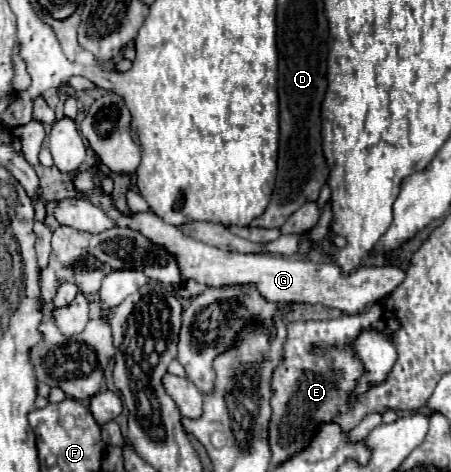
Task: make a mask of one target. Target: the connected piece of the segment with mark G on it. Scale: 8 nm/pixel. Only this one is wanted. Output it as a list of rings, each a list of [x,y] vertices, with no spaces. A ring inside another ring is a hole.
[[[80,171],[74,175],[74,185],[78,191],[86,193],[88,199],[106,209],[110,217],[116,221],[118,227],[132,227],[146,235],[152,243],[164,247],[170,251],[180,269],[184,279],[194,279],[204,285],[222,287],[222,285],[234,285],[234,283],[254,283],[258,291],[270,299],[270,301],[304,301],[304,303],[322,303],[326,307],[342,309],[344,313],[360,313],[380,299],[386,299],[406,277],[406,273],[396,265],[382,265],[382,267],[358,267],[350,271],[348,275],[342,275],[340,267],[332,261],[326,263],[312,263],[312,261],[298,261],[298,259],[284,259],[276,255],[258,255],[258,253],[232,253],[232,251],[220,251],[218,247],[200,243],[196,239],[190,239],[182,235],[174,225],[164,223],[154,213],[134,213],[132,217],[122,215],[118,209],[112,209],[112,201],[108,195],[102,193],[102,189],[96,185],[90,171]]]

